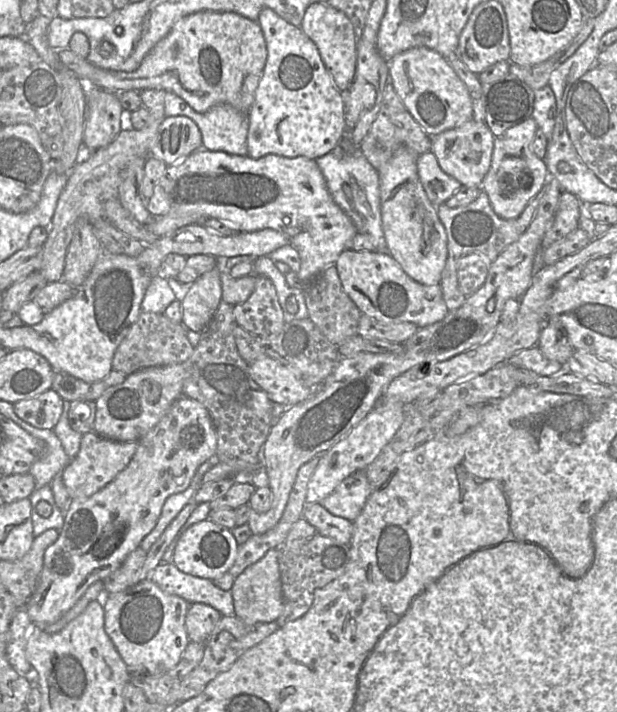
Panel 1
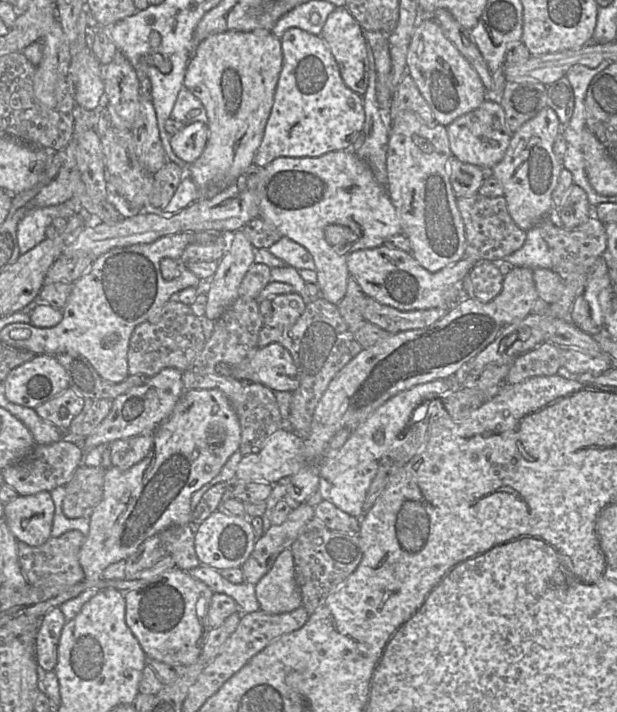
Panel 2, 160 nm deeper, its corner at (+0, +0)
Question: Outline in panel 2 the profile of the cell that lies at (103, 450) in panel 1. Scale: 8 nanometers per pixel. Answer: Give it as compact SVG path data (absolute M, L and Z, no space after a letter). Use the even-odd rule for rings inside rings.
M140 435L111 442L110 467L124 471L139 463L152 450L153 439L153 435Z

